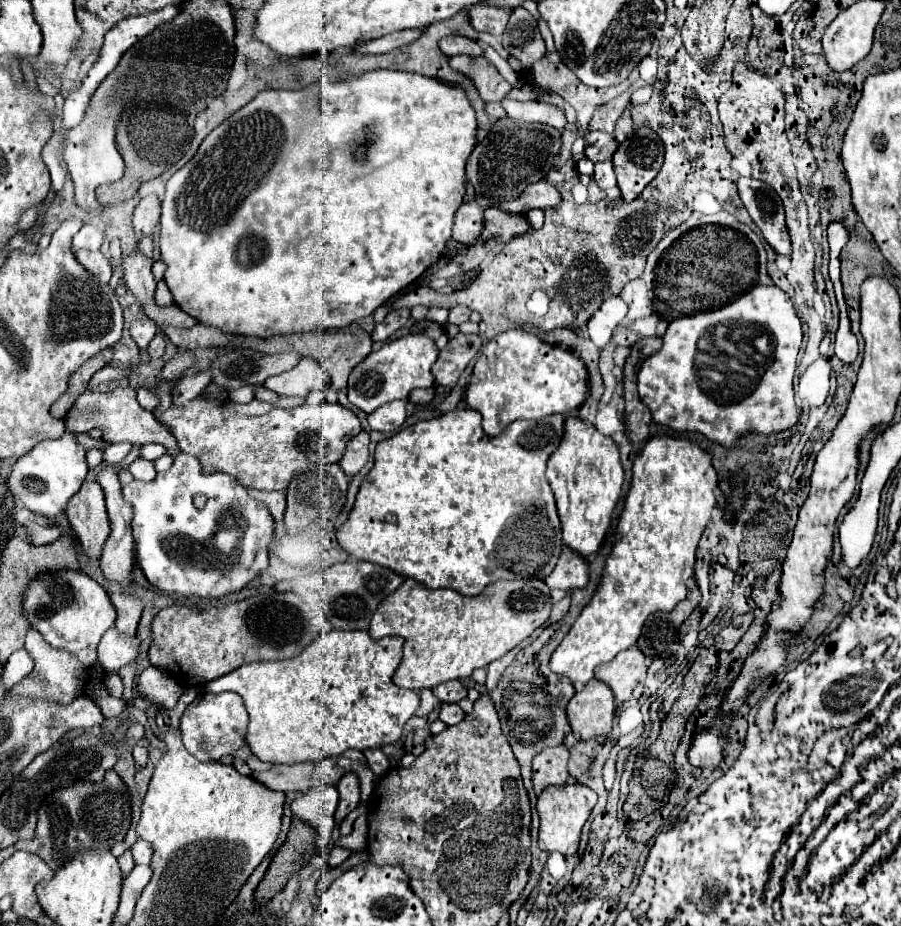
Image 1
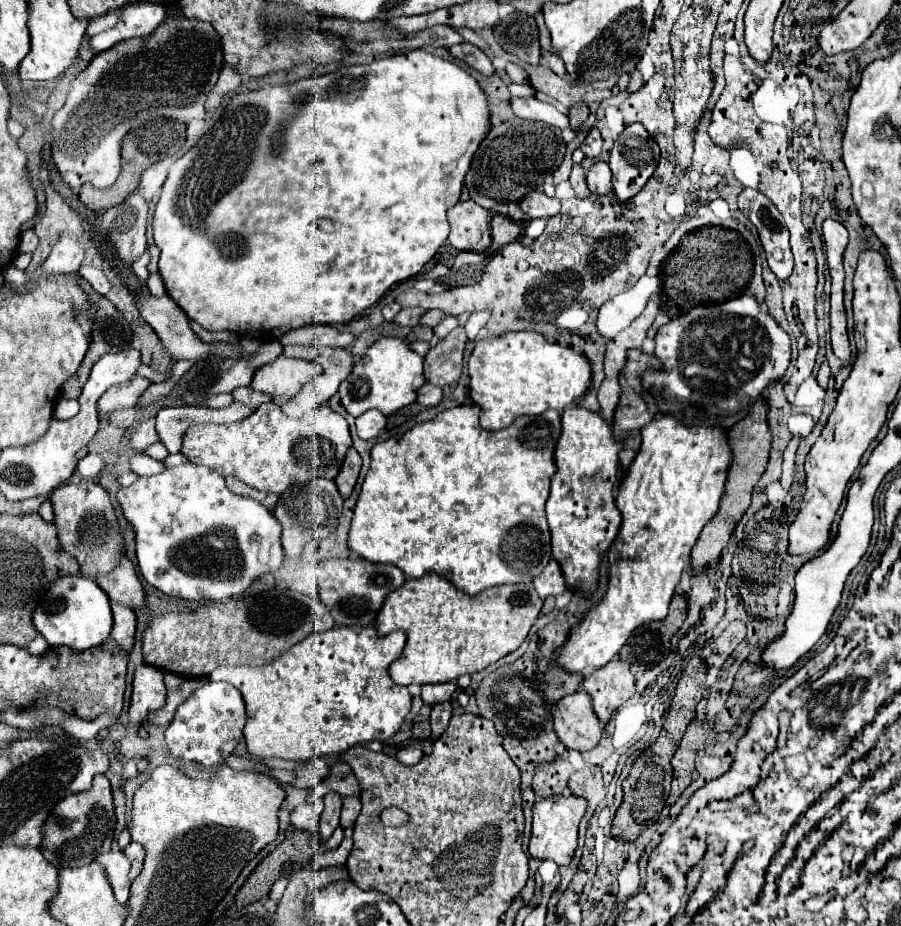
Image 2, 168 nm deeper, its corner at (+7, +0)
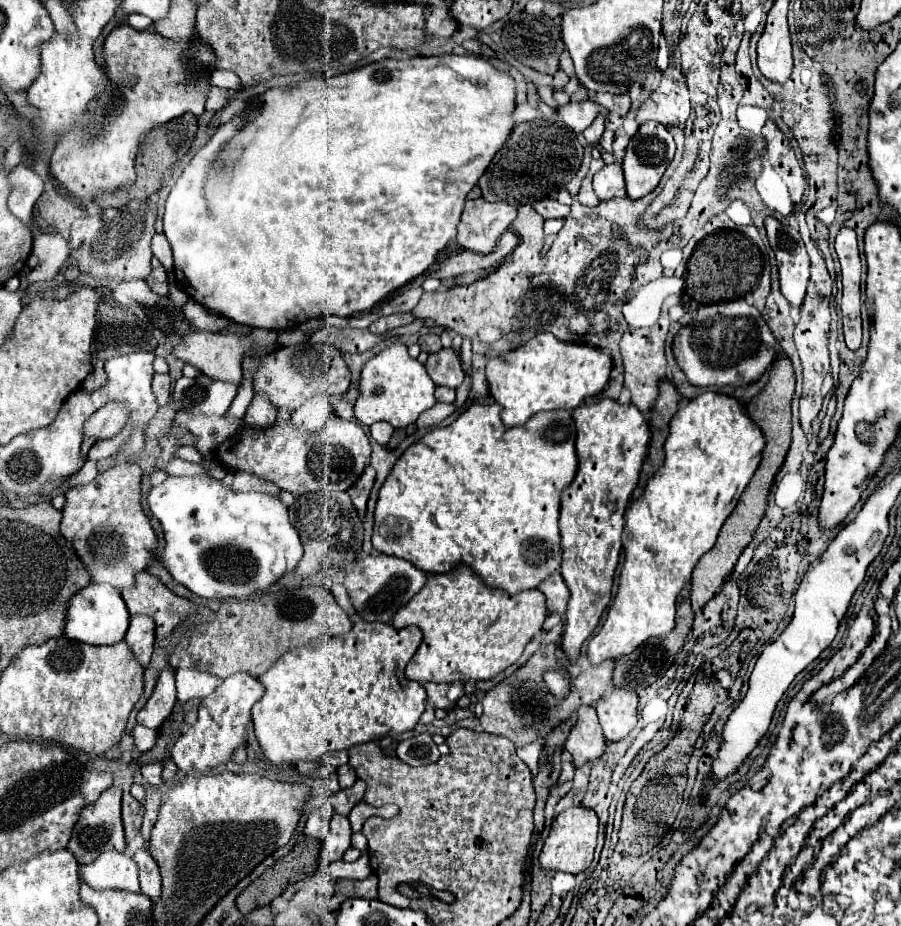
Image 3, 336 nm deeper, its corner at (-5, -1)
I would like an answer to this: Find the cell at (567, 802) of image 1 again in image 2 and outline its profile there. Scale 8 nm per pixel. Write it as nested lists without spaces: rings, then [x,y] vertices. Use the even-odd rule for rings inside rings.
[[[554,795],[550,799],[542,799],[534,805],[532,819],[532,837],[530,837],[530,855],[534,859],[550,859],[556,865],[568,865],[578,847],[578,825],[586,813],[586,801],[576,795]]]

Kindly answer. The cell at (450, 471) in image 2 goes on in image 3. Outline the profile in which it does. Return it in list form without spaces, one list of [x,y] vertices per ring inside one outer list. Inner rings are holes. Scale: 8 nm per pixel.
[[[474,404],[468,410],[464,410],[450,426],[444,428],[434,428],[428,434],[424,434],[418,442],[414,442],[394,464],[390,470],[386,482],[382,484],[378,492],[378,502],[376,502],[376,512],[374,512],[374,534],[372,534],[372,546],[378,552],[392,554],[398,558],[404,558],[412,562],[416,568],[424,570],[426,574],[432,572],[448,572],[460,564],[470,566],[472,572],[486,584],[494,586],[506,592],[522,592],[530,588],[538,588],[540,582],[544,582],[554,570],[560,568],[562,560],[562,548],[560,548],[560,530],[558,530],[558,512],[560,512],[560,494],[562,490],[574,480],[578,460],[574,452],[574,438],[576,438],[576,428],[570,412],[566,410],[554,410],[554,412],[540,412],[532,416],[532,420],[526,426],[518,428],[506,428],[500,422],[500,406],[498,404]]]

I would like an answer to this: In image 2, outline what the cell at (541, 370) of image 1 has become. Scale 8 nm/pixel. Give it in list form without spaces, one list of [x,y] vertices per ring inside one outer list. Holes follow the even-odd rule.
[[[518,331],[478,341],[470,361],[470,397],[480,405],[480,425],[496,431],[512,425],[520,415],[540,415],[546,409],[562,411],[582,399],[592,379],[590,361],[562,343],[550,343],[540,333]]]

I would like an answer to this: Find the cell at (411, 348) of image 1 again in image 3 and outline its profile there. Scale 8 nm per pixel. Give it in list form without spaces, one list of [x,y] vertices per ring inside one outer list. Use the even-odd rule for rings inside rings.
[[[400,342],[390,344],[380,354],[372,356],[360,374],[360,394],[354,404],[354,414],[360,424],[372,426],[374,422],[388,422],[394,428],[404,428],[436,404],[434,400],[434,382],[430,380],[424,364],[408,354],[408,348]]]

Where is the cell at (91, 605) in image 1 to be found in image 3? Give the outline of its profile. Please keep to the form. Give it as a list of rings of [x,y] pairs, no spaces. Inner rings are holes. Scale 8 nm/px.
[[[90,582],[86,588],[76,592],[66,608],[66,624],[64,624],[64,634],[70,640],[86,642],[86,644],[116,644],[124,638],[126,628],[130,622],[130,614],[124,606],[124,600],[120,598],[120,592],[108,584],[96,584]]]

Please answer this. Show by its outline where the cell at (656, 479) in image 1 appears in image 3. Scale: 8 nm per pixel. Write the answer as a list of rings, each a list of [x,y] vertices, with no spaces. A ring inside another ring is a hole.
[[[704,392],[678,408],[664,444],[664,464],[650,476],[644,494],[626,510],[626,528],[622,538],[624,566],[620,572],[618,594],[608,608],[600,632],[588,642],[588,660],[592,666],[626,656],[650,636],[664,636],[672,630],[676,618],[676,598],[684,584],[690,582],[698,560],[714,546],[724,520],[732,514],[740,494],[760,464],[762,448],[764,436],[760,428],[748,418],[742,404],[734,398]]]

